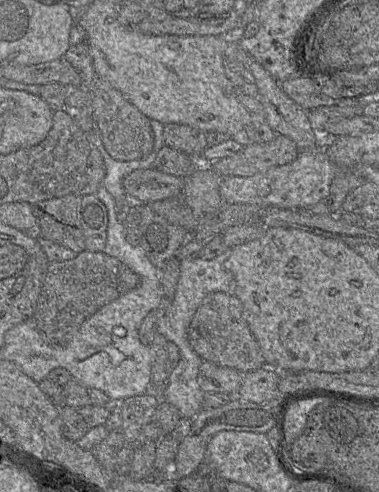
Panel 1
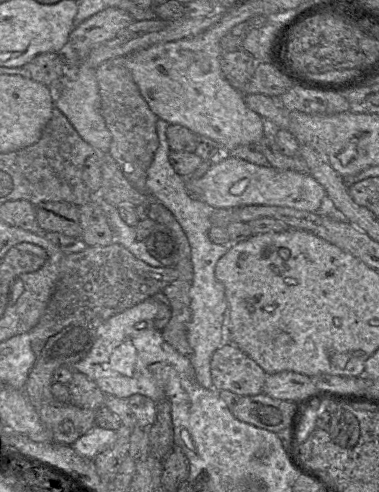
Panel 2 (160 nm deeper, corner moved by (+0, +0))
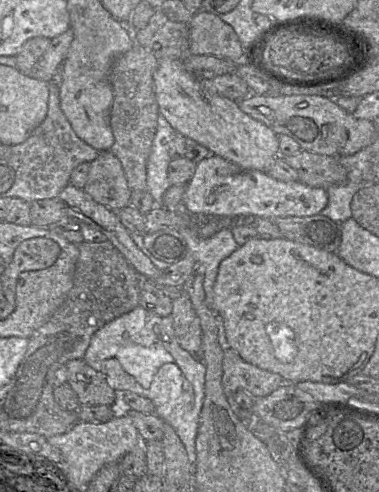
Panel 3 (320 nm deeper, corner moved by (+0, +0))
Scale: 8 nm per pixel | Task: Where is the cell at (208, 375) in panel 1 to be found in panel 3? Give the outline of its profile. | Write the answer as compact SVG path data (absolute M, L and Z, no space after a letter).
M230 347L224 349L222 369L222 387L227 399L234 400L237 390L245 390L254 399L262 398L285 383L280 375L245 362Z

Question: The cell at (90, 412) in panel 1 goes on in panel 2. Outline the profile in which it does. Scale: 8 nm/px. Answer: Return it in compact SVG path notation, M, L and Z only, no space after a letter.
M116 241L108 246L86 246L80 252L65 254L51 299L37 325L29 332L35 361L23 388L41 422L51 433L54 443L72 445L95 426L96 417L96 410L82 409L72 403L61 403L55 399L51 393L54 372L62 366L72 366L88 354L95 341L96 331L104 321L162 292L177 277L178 271L175 267L149 266Z

